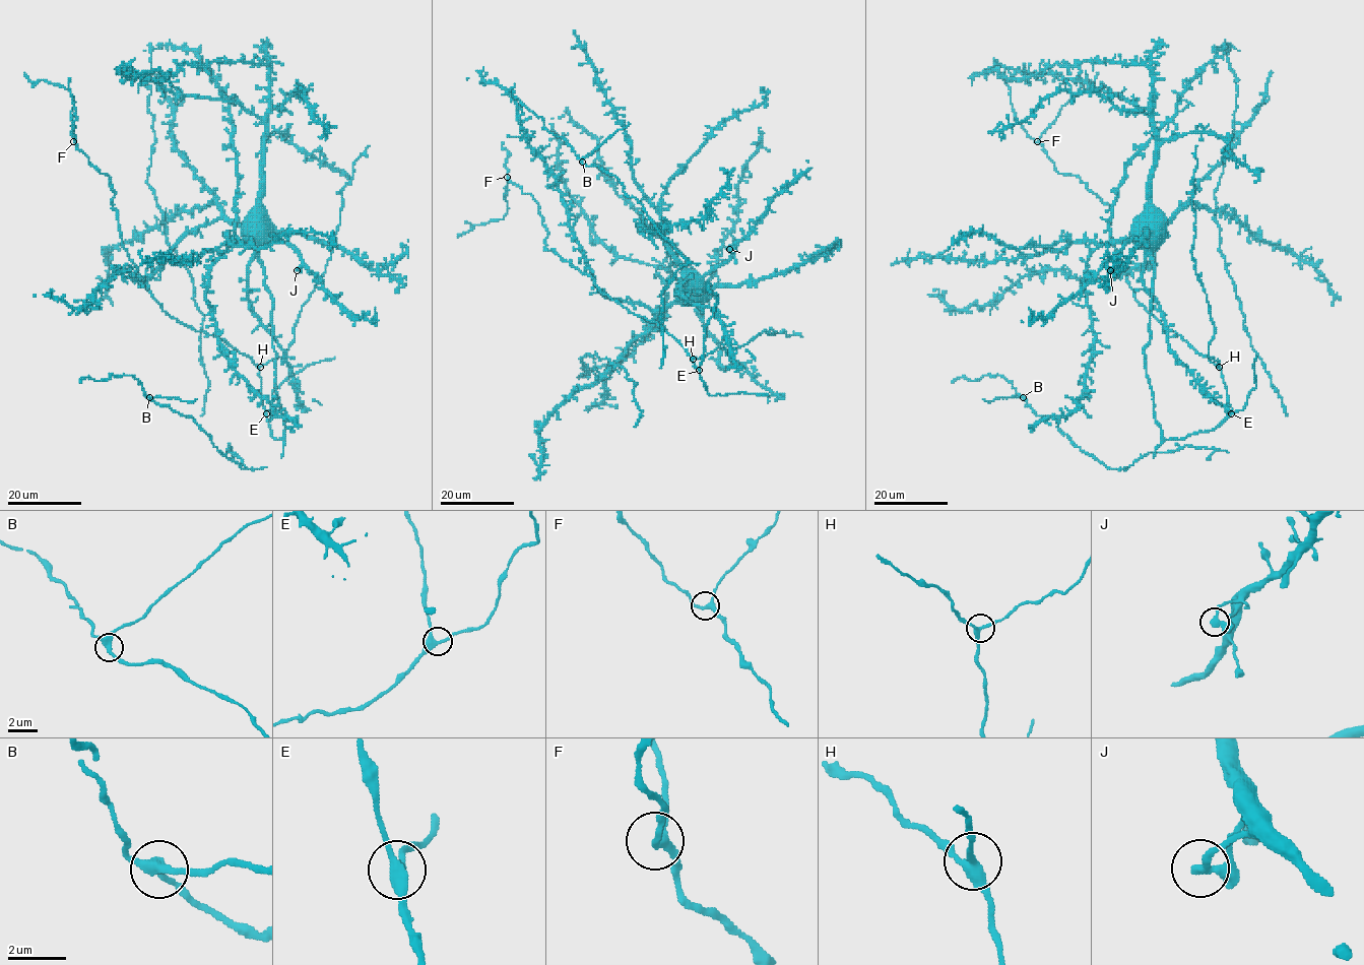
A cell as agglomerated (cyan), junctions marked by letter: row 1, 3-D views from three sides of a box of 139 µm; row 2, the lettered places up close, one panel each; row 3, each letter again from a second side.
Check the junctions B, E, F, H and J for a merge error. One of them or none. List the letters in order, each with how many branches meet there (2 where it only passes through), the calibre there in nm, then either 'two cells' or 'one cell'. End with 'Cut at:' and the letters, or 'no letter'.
B: 3 | 340 nm | one cell
E: 3 | 320 nm | one cell
F: 3 | 240 nm | one cell
H: 3 | 280 nm | one cell
J: 3 | 280 nm | one cell
Cut at: no letter

